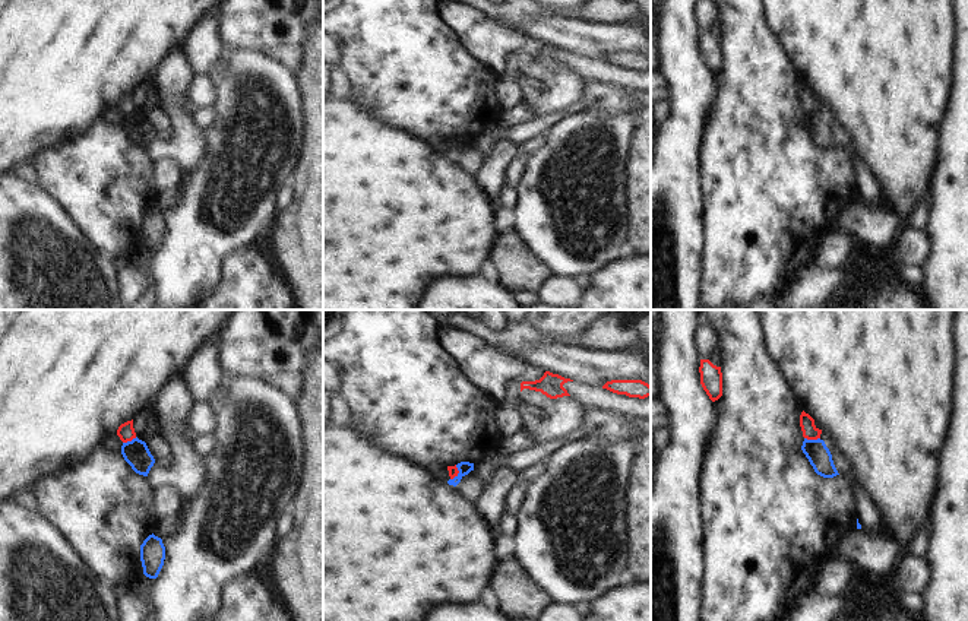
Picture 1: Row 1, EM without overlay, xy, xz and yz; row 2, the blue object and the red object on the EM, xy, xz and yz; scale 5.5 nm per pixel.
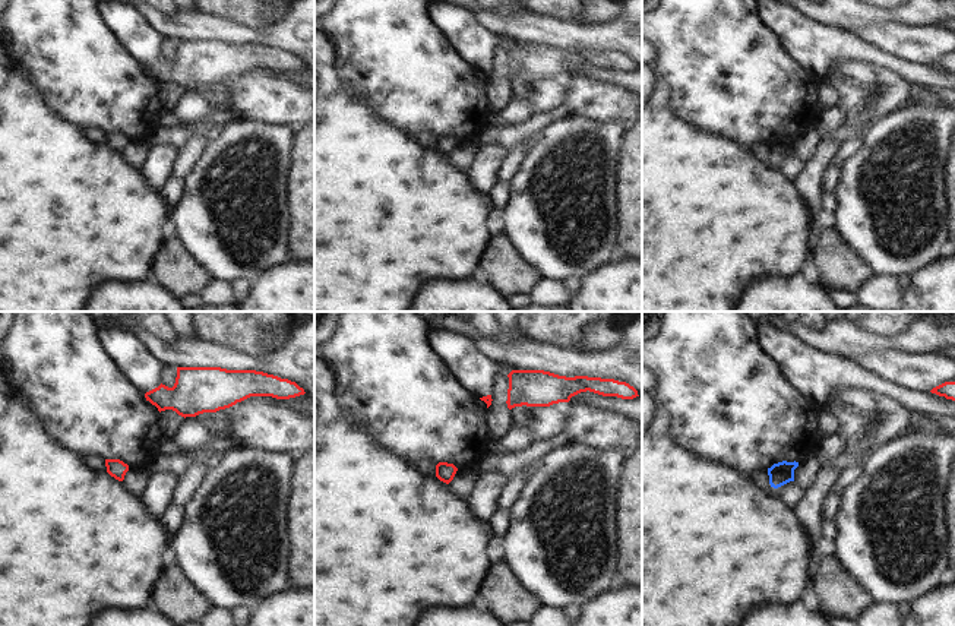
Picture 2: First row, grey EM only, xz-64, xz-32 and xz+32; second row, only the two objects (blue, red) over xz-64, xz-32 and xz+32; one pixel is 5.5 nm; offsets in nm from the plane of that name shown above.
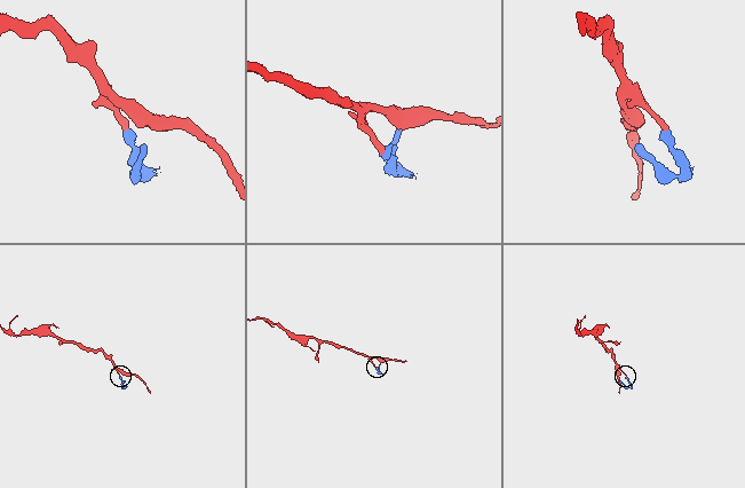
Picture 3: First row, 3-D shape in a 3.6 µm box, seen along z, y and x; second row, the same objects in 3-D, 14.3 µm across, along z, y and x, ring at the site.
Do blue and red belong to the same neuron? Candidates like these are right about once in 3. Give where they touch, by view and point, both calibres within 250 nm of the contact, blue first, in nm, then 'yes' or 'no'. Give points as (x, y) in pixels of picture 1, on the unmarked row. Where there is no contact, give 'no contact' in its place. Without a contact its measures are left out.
yz (812, 113) | 130/80 nm | no

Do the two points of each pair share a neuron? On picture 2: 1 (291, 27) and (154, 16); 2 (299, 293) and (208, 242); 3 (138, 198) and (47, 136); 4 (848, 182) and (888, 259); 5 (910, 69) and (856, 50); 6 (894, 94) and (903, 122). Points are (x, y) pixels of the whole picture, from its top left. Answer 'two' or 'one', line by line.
1: one
2: two
3: one
4: one
5: one
6: two

